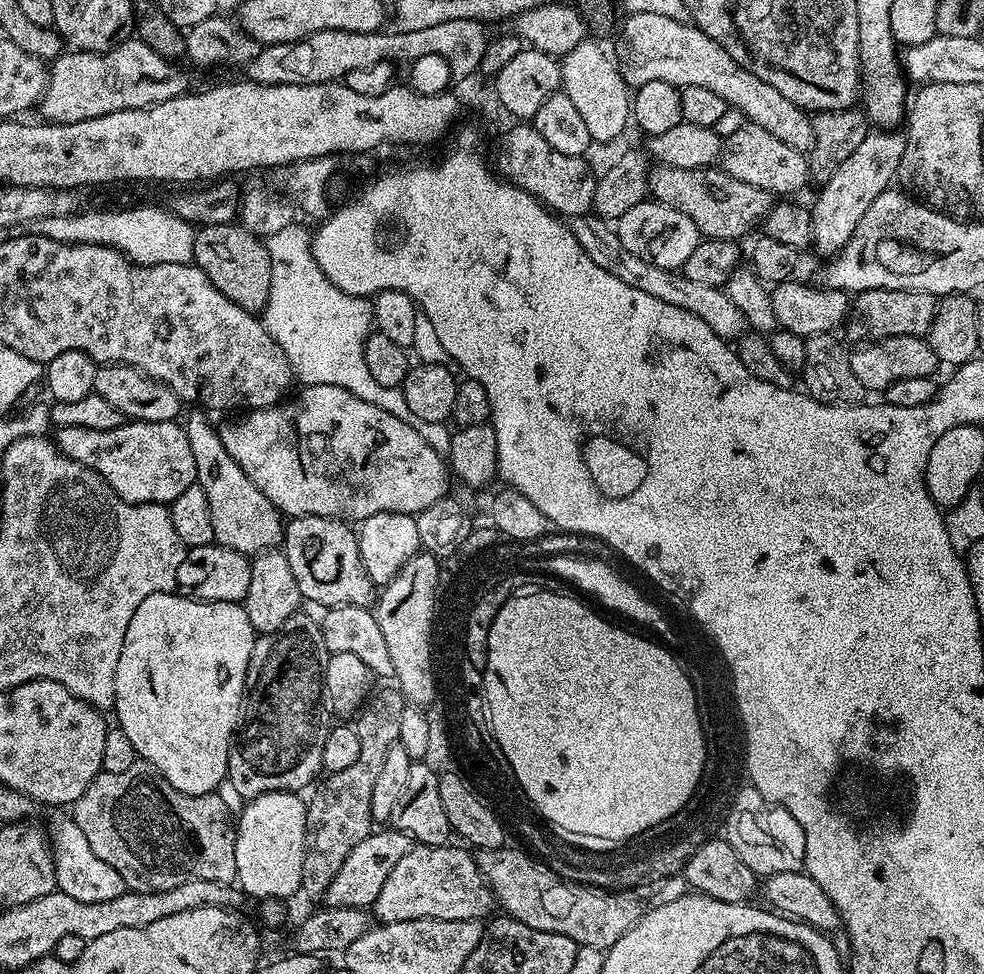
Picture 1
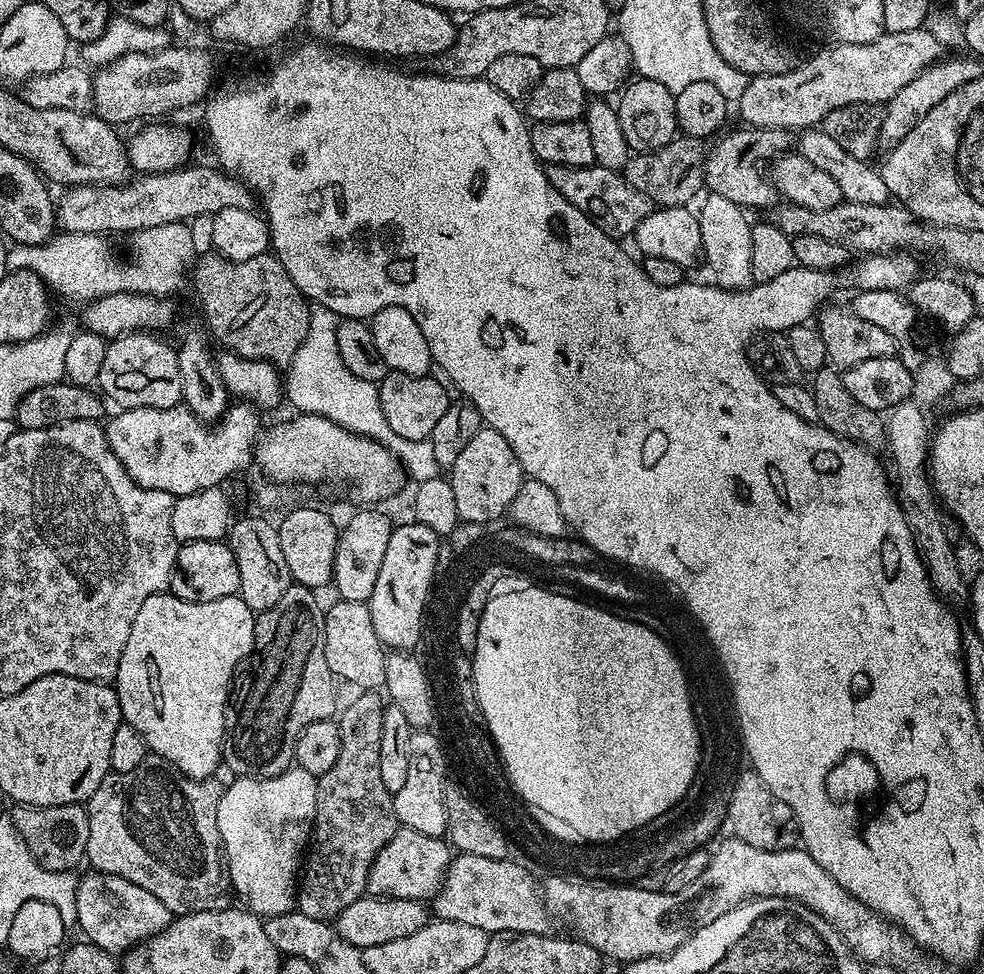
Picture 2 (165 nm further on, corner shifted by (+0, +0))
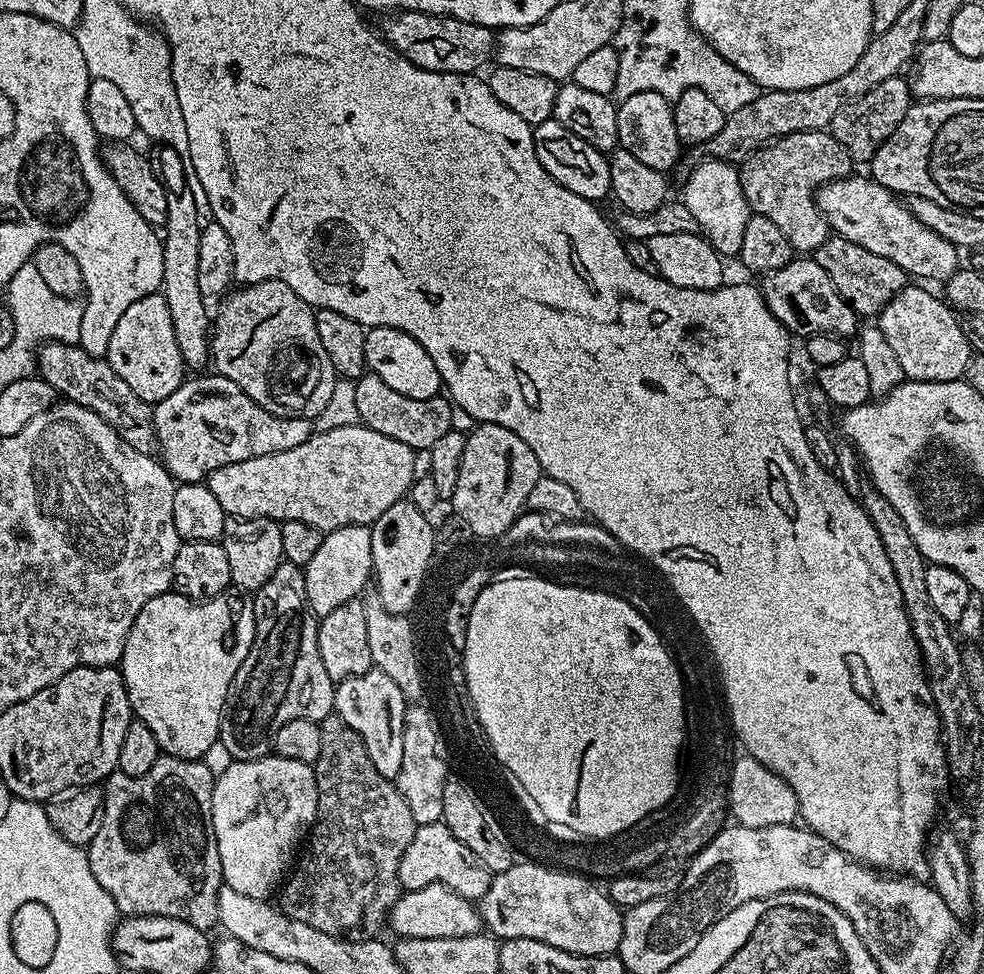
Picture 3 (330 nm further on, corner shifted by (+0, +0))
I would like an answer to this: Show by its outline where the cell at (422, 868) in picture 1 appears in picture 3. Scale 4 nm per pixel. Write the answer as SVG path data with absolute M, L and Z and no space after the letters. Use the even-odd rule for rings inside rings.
M517 862L510 866L510 870L493 875L486 894L478 901L478 907L483 927L501 942L534 938L534 942L546 942L546 946L558 946L558 950L579 956L610 956L620 950L624 912L599 883L579 872L562 872L539 862Z

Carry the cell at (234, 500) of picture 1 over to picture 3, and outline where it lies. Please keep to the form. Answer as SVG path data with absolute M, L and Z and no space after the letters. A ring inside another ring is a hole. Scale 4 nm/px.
M153 143L151 145L150 159L152 169L156 177L162 182L166 190L166 222L162 226L162 294L166 298L166 306L170 306L170 322L174 322L174 338L178 338L178 350L182 354L185 365L192 370L200 370L203 364L207 365L210 360L210 312L206 298L202 290L198 288L198 242L200 241L201 228L197 223L197 211L194 207L194 197L190 194L190 188L186 182L186 170L183 158L178 151L168 145Z

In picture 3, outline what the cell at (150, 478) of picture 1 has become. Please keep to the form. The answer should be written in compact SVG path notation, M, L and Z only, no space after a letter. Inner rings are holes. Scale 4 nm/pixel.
M204 374L193 375L196 376L193 380L192 377L185 379L184 383L178 386L178 390L174 390L174 394L170 394L170 398L162 398L152 409L158 456L164 465L164 469L171 474L173 480L185 484L198 484L207 481L208 475L214 470L218 470L218 466L230 466L234 462L242 462L246 458L258 458L262 454L278 454L282 450L294 450L294 446L302 446L302 442L306 442L312 437L314 431L313 421L303 420L302 418L282 418L270 414L270 410L262 410L262 406L258 406L258 402L254 402L254 398L250 398L239 386L234 382L230 382L230 378L219 374L211 374L212 376L200 375Z

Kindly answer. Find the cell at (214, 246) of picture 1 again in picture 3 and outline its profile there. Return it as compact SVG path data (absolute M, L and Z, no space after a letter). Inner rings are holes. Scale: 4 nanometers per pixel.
M263 280L257 284L246 284L229 291L219 301L220 313L215 313L214 327L210 332L210 364L219 375L230 378L239 388L262 410L270 410L270 414L282 418L302 418L315 421L322 410L326 410L326 402L330 402L330 394L334 394L337 374L318 338L316 314L308 304L286 282L281 280Z

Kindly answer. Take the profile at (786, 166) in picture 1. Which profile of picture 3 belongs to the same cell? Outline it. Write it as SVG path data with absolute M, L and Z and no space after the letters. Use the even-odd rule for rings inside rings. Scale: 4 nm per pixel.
M849 174L840 180L832 180L816 192L816 205L829 229L858 246L866 246L870 254L882 254L882 258L890 258L890 262L897 264L909 277L948 281L962 264L961 253L956 245L918 222L918 218L914 218L907 203L897 193L867 175L856 175Z

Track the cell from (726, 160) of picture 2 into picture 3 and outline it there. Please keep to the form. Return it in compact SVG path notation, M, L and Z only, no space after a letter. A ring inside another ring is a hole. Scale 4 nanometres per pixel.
M828 130L784 136L781 140L772 141L765 148L759 148L753 156L739 165L742 194L746 194L749 209L757 216L770 218L770 222L775 222L782 230L782 234L786 234L792 249L800 254L815 253L816 248L822 246L822 242L826 242L830 235L828 223L816 205L816 192L824 184L849 175L853 168L854 161L850 158L850 154L846 154L844 147Z

